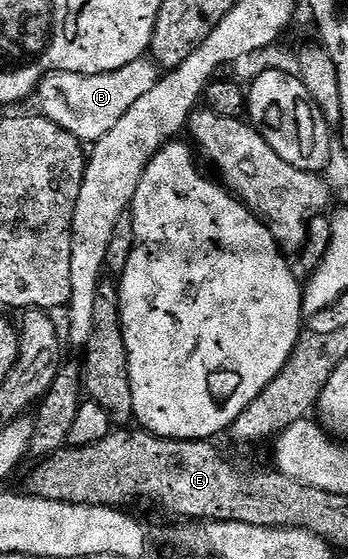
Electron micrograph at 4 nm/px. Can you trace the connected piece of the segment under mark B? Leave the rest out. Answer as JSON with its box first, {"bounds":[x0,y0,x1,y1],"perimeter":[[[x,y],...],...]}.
{"bounds":[34,59,158,143],"perimeter":[[[141,59],[134,63],[126,63],[126,67],[118,67],[118,71],[110,71],[102,75],[82,75],[81,73],[49,73],[47,77],[41,77],[39,84],[34,90],[36,105],[40,116],[64,128],[70,135],[77,138],[81,143],[95,143],[108,134],[110,127],[150,91],[158,80],[158,69],[151,60]]]}

